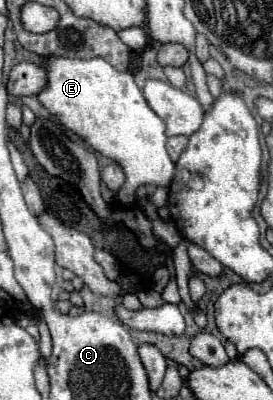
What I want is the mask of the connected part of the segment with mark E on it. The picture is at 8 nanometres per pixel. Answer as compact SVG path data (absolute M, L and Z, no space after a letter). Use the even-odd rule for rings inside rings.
M48 57L48 85L44 93L38 95L40 103L54 115L58 121L82 137L94 151L112 159L124 169L126 183L118 191L118 199L122 203L134 203L134 193L140 185L156 185L168 187L174 179L176 165L166 151L166 123L150 109L142 91L134 83L130 71L116 71L106 59L66 59L66 57Z

